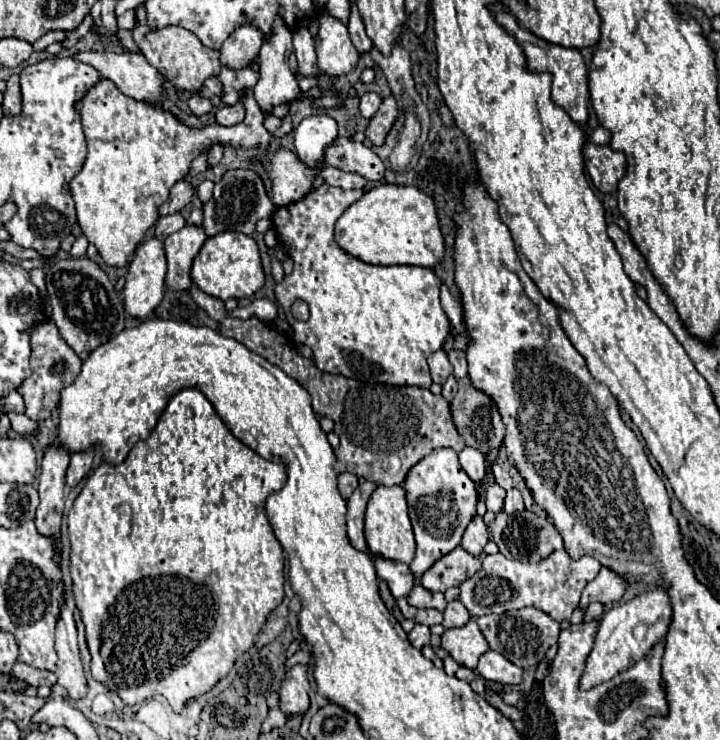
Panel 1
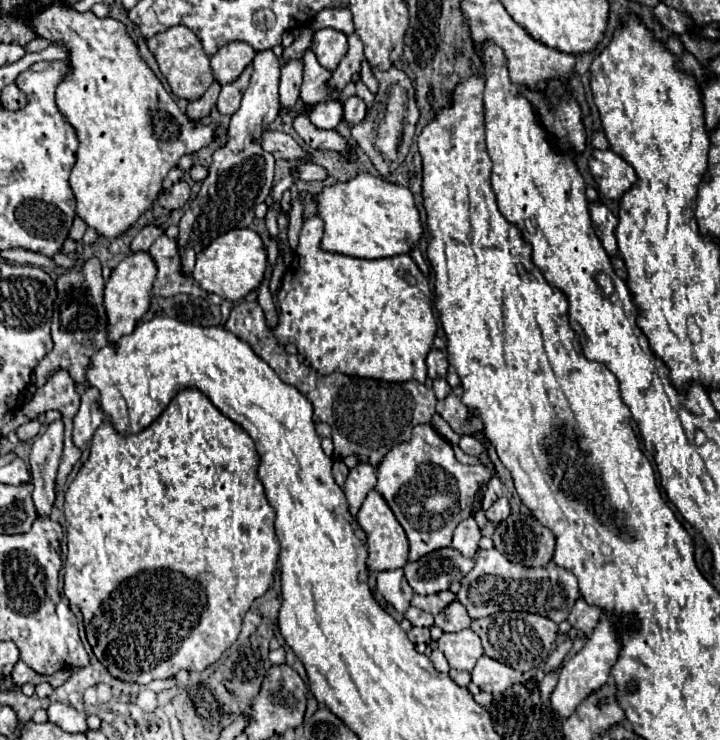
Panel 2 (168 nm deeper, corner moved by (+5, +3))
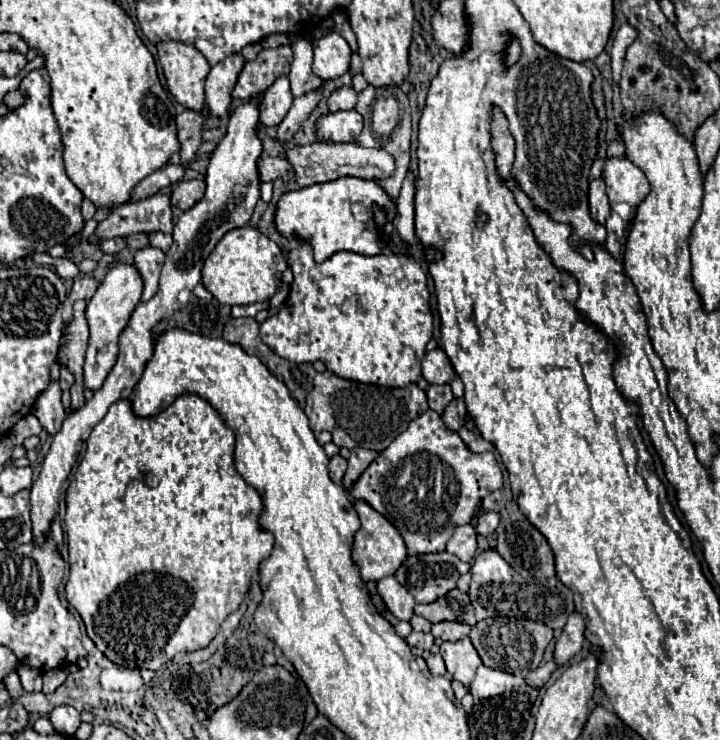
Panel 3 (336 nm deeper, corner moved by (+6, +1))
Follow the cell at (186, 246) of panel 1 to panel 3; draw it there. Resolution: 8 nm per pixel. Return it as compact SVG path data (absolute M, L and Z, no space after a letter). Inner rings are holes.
M147 246L147 248L137 250L133 266L141 274L143 286L145 286L141 302L147 302L153 294L157 294L157 284L159 284L159 272L161 272L161 266L163 266L163 258L165 258L165 254L159 248Z

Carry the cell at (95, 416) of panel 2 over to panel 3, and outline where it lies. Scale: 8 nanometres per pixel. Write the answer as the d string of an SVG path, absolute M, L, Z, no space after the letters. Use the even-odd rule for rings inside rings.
M117 264L107 272L105 280L99 284L97 292L87 302L85 318L89 324L89 346L87 346L87 356L83 364L83 376L85 376L85 386L89 390L95 392L99 386L103 386L103 380L107 378L111 366L115 364L115 358L119 354L119 348L117 348L119 334L123 332L123 326L127 326L135 306L139 304L141 292L143 292L143 280L135 270L135 266Z

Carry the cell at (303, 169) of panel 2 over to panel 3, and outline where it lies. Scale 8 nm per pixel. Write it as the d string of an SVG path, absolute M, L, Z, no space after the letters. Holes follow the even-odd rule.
M261 156L257 160L257 170L259 170L259 180L261 182L271 182L271 180L283 178L287 172L291 172L291 164L283 158Z

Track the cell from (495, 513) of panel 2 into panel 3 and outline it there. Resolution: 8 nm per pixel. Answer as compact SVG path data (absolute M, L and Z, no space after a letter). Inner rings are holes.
M483 512L483 514L477 518L475 530L477 530L477 534L481 534L481 536L489 536L489 534L495 532L497 524L499 524L499 514L497 514L497 512Z

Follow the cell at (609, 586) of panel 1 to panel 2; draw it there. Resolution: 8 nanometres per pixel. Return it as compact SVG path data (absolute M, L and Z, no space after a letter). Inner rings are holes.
M578 598L574 608L570 610L568 622L578 630L580 636L588 636L596 626L596 622L600 620L600 614L602 614L600 606L592 606L584 598Z

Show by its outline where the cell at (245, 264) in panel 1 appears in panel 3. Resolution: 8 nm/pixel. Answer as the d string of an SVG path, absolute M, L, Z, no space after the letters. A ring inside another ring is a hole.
M241 226L227 232L203 266L205 288L223 304L247 306L253 302L267 302L277 292L277 276L287 270L281 248L261 234L257 228Z

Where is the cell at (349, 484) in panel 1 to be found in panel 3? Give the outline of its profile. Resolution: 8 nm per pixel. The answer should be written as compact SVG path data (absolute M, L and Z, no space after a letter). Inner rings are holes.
M337 454L337 456L333 456L333 458L331 458L331 462L329 462L329 476L331 476L331 480L333 480L337 486L341 486L345 470L347 470L347 460L345 460L345 458L341 458L339 454Z

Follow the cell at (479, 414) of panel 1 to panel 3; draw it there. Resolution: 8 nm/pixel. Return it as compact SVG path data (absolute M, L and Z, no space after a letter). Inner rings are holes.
M455 398L447 404L445 412L443 412L443 422L447 428L451 430L459 430L463 426L463 420L465 420L465 402L461 398Z

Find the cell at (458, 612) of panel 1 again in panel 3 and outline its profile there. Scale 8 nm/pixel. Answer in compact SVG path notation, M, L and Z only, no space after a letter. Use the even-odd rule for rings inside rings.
M437 622L433 624L433 636L441 638L441 640L449 640L449 642L457 642L465 636L469 636L471 628L463 626L459 622Z

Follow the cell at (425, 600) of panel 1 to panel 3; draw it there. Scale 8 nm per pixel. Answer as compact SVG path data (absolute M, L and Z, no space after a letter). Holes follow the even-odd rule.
M451 590L447 592L443 598L431 602L431 604L417 604L415 606L415 614L427 618L429 622L461 622L461 624L469 624L471 628L477 624L475 620L475 610L471 606L471 600L467 596L467 592L461 590Z

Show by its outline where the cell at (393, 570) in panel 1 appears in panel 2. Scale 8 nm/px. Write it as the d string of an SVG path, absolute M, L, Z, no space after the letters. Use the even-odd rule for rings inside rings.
M384 570L376 574L378 578L378 592L386 598L386 602L390 602L398 612L404 612L410 606L412 600L412 588L404 578L404 572L398 570Z

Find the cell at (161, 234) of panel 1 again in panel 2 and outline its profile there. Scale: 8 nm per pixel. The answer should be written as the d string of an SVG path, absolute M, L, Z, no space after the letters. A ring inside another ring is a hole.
M158 224L144 226L144 228L138 232L138 236L132 240L132 244L130 244L132 252L148 250L148 248L154 244L154 240L156 240L158 236L162 236L162 234L164 234L164 230L162 230L162 226L158 226Z

